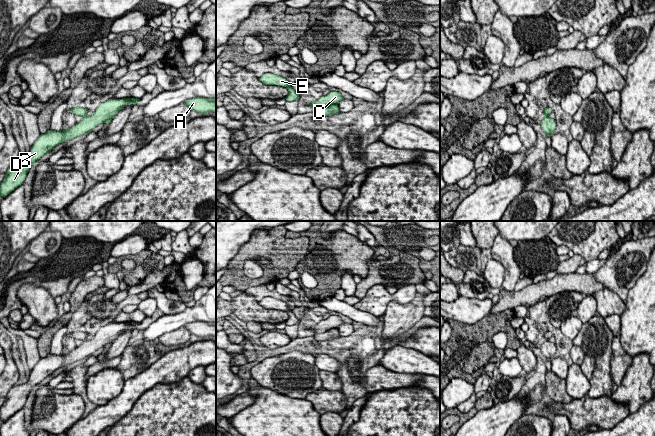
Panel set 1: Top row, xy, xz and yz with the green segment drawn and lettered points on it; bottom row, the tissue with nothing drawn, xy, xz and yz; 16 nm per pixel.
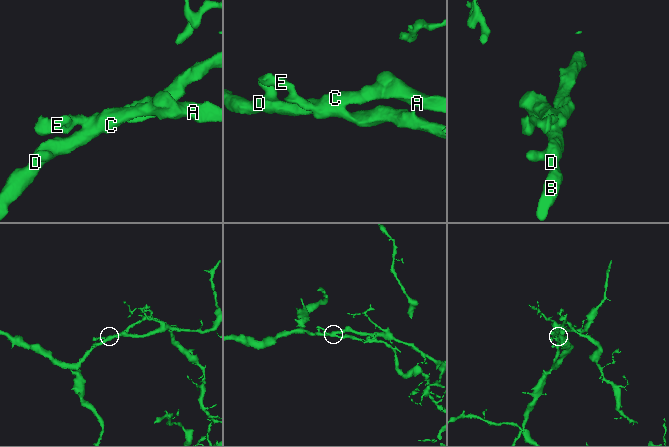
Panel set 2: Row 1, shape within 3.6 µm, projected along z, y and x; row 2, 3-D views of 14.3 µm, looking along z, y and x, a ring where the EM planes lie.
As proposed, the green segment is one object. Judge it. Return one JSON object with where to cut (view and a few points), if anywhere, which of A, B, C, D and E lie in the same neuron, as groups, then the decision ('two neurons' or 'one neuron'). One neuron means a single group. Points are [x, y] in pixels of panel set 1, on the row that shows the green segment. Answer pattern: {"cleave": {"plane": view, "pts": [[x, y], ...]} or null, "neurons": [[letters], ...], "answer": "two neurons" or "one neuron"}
{"cleave": {"plane": "xz", "pts": [[337, 103], [331, 103], [315, 110]]}, "neurons": [["A", "B", "C", "D"], ["E"]], "answer": "two neurons"}

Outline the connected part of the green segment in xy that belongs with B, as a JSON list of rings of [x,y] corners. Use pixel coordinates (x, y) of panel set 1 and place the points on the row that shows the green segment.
[[[134,97],[109,99],[100,103],[91,116],[85,116],[70,129],[62,131],[48,130],[46,133],[41,134],[32,145],[27,158],[13,162],[7,169],[5,177],[0,183],[0,196],[6,197],[21,186],[30,167],[55,146],[91,132],[99,124],[105,123],[108,119],[113,119],[127,103],[131,102],[132,105],[135,105],[139,101],[140,98]]]

